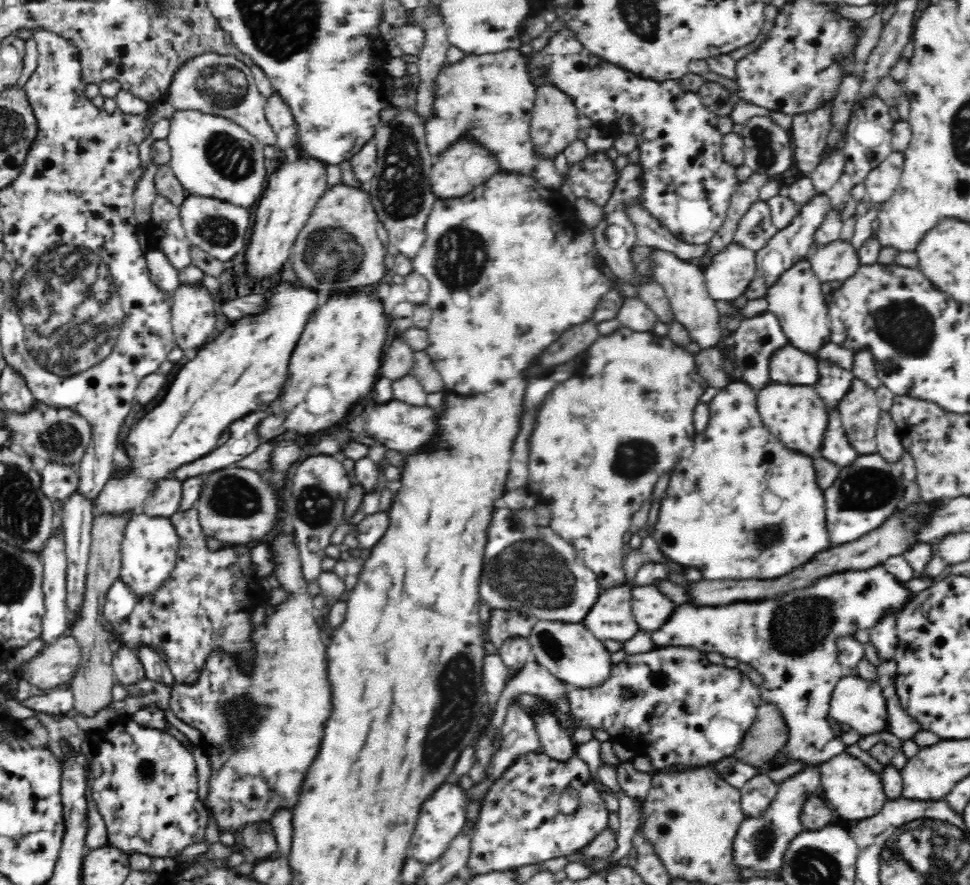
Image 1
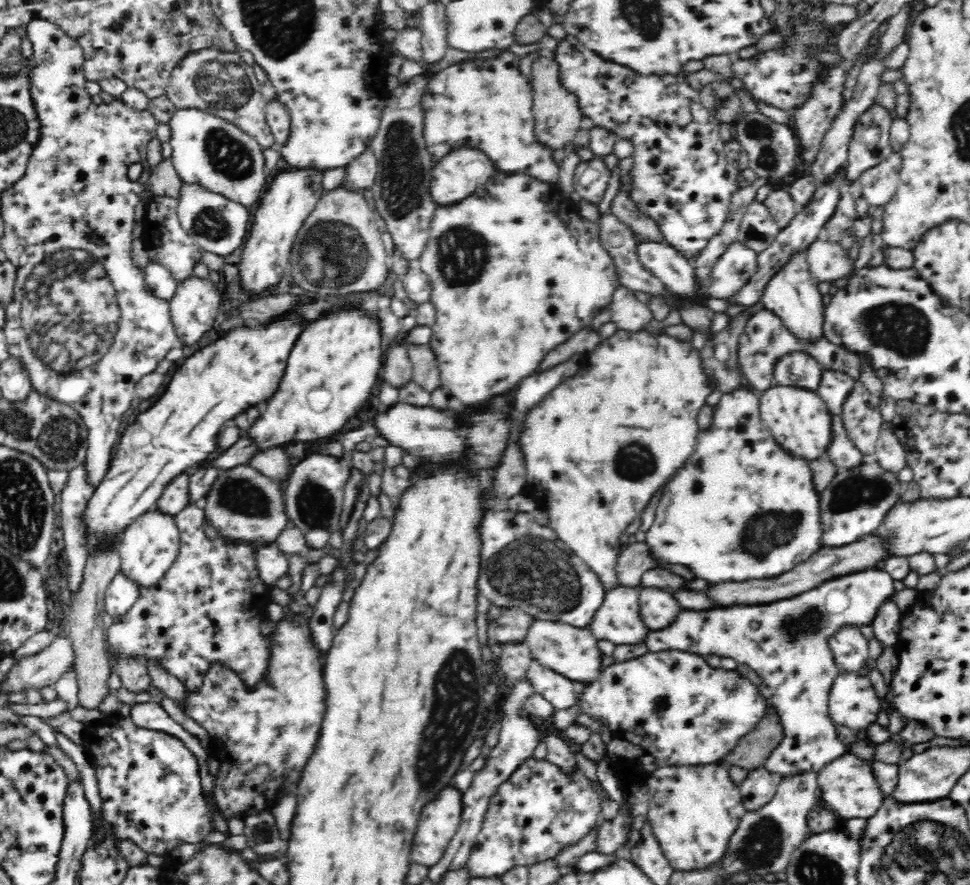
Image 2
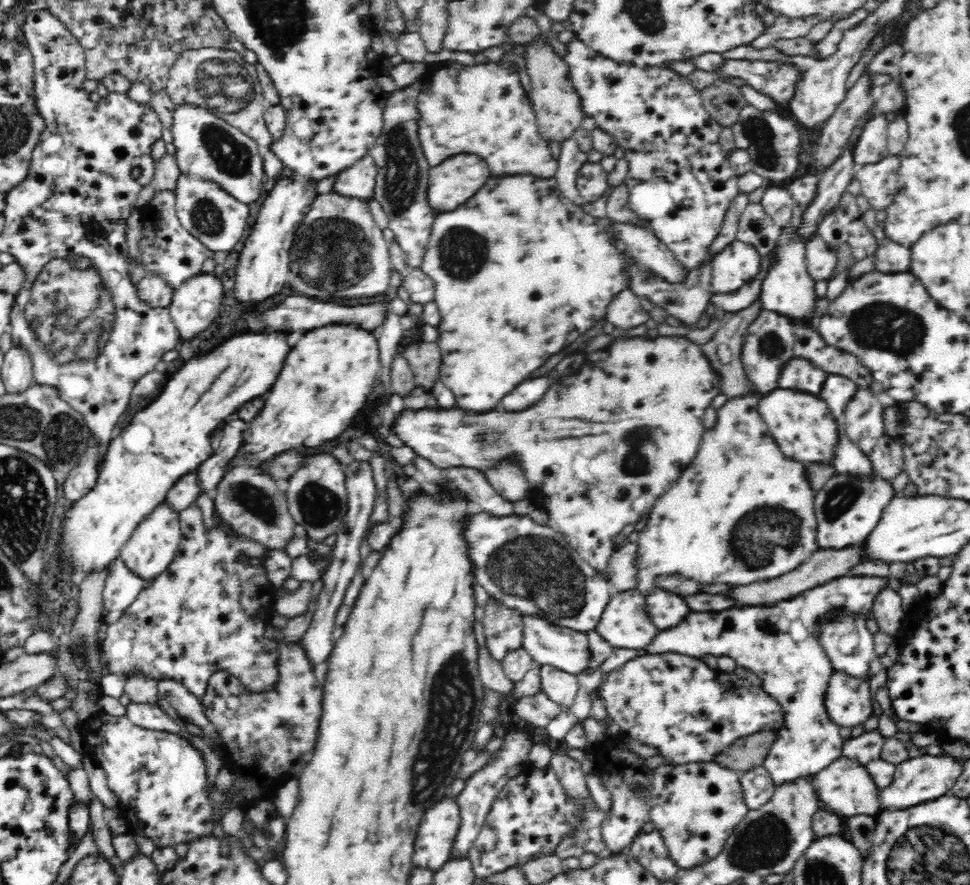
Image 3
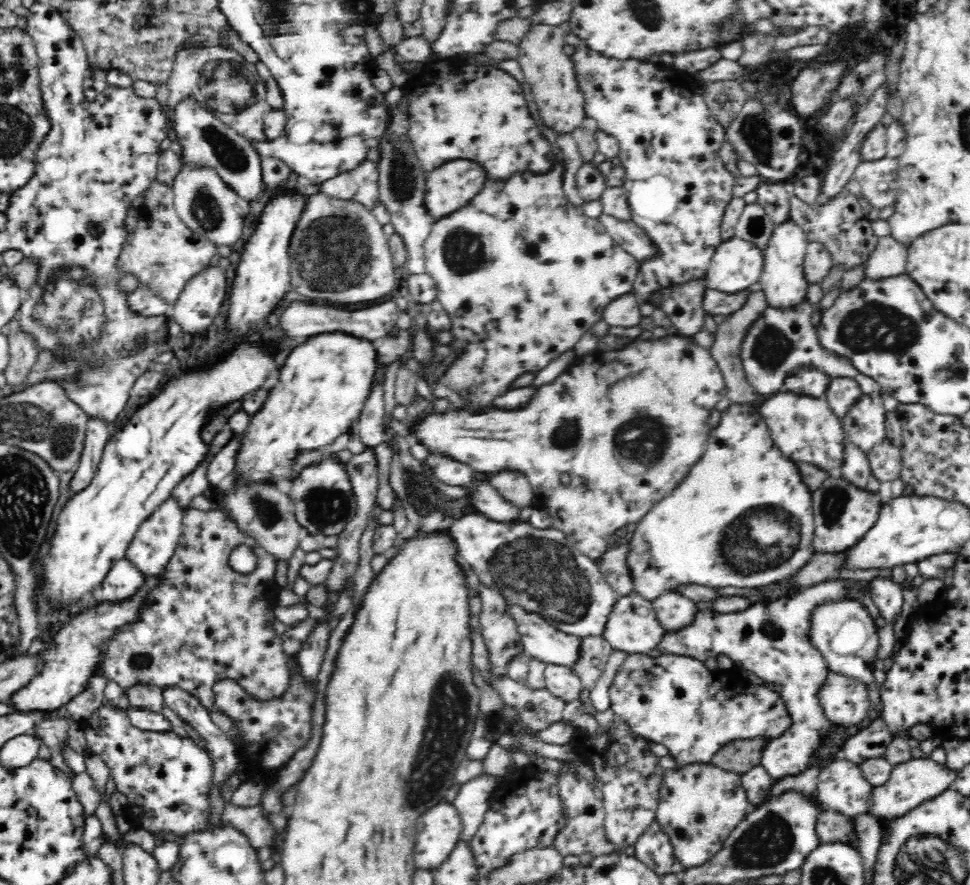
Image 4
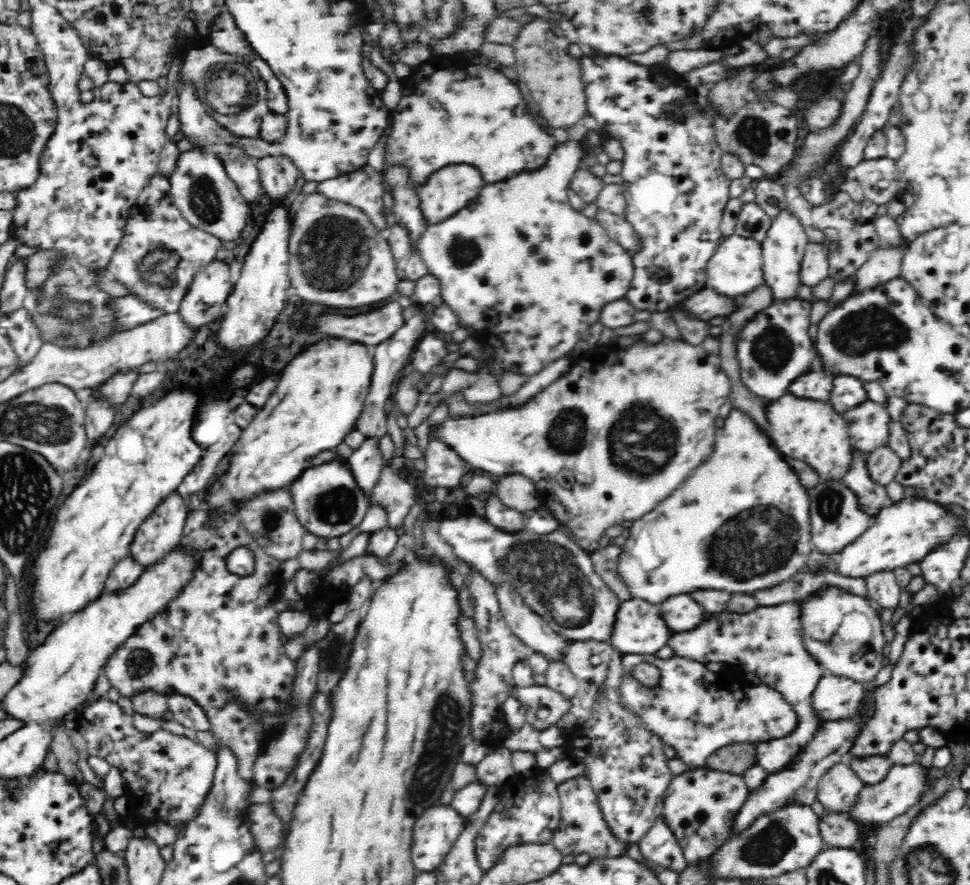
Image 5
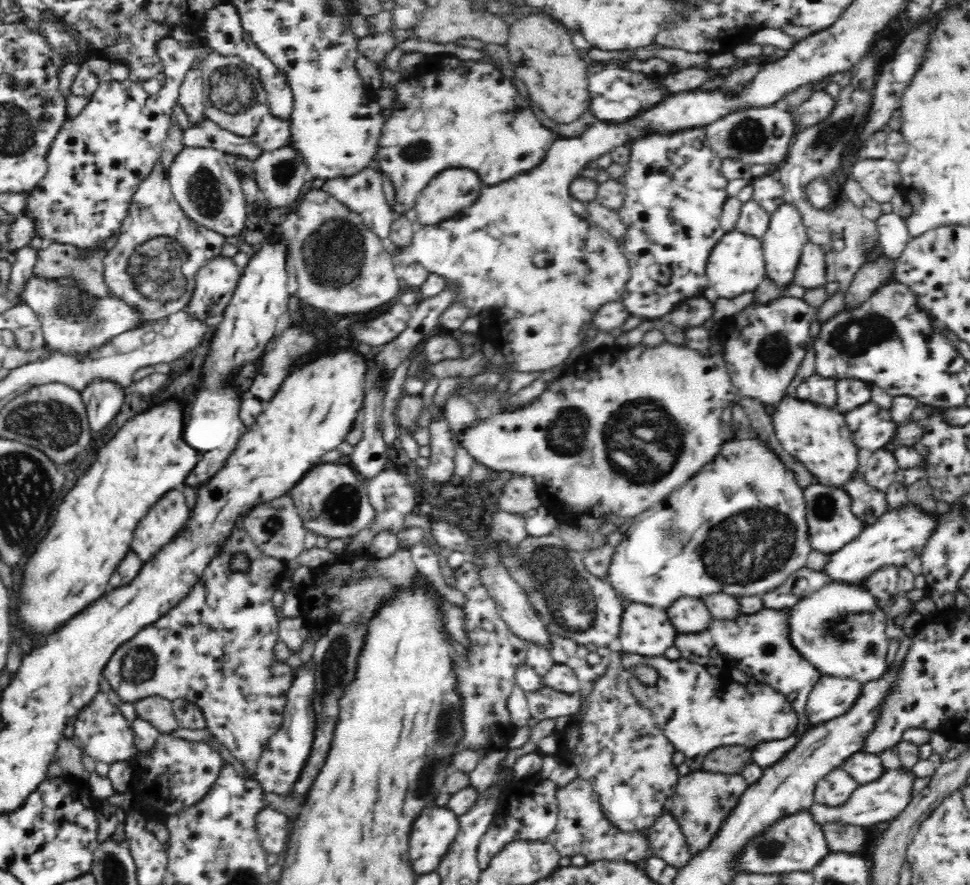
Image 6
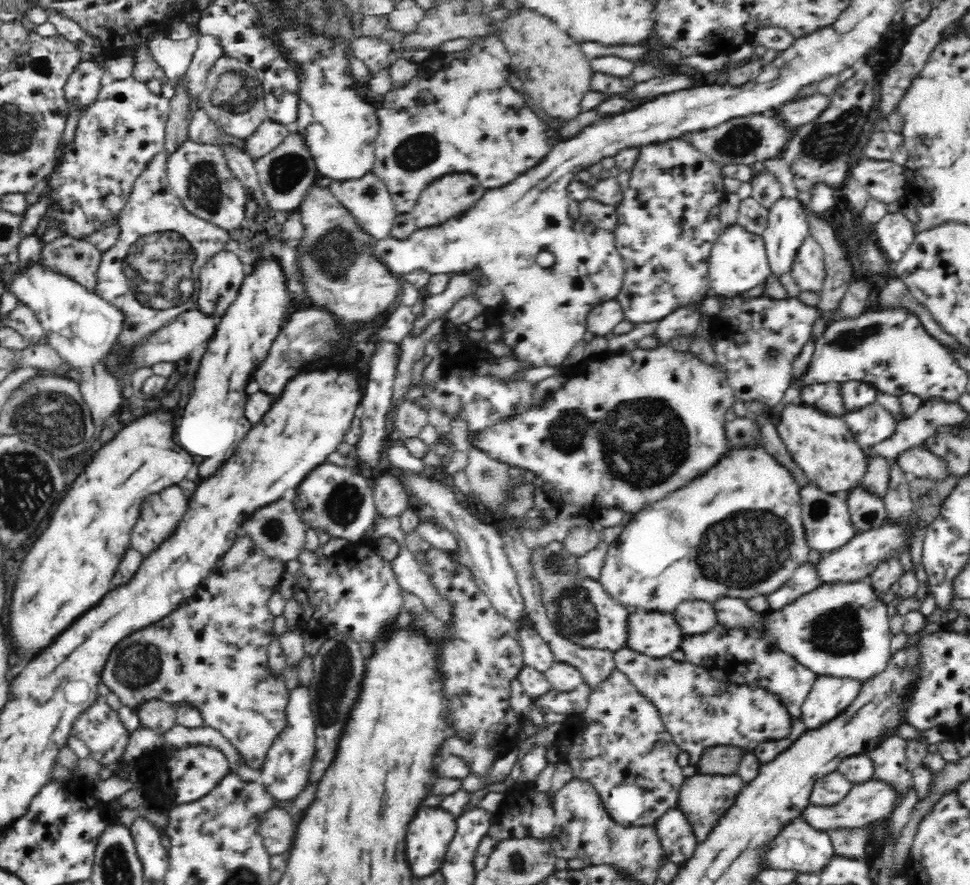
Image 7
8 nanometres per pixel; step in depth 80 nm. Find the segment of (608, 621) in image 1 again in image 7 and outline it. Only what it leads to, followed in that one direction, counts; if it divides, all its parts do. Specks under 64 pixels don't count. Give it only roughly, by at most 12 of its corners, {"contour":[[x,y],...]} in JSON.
{"contour":[[672,614],[628,616],[628,648],[654,658],[681,649]]}

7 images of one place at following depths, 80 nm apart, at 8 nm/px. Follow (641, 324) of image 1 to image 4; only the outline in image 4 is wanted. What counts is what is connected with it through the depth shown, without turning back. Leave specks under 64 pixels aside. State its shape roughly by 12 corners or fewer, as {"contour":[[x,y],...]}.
{"contour":[[631,293],[603,310],[609,327],[640,325],[640,304]]}

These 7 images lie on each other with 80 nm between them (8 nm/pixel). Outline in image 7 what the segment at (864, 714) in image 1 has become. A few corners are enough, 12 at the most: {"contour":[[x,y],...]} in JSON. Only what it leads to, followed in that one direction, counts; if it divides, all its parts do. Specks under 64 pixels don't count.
{"contour":[[817,678],[801,709],[819,730],[858,697],[862,681]]}

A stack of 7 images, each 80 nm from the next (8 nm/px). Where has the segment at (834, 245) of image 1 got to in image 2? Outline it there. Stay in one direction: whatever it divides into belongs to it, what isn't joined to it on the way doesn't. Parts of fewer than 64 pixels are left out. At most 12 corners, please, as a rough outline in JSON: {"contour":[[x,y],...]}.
{"contour":[[819,237],[807,247],[819,282],[844,281],[854,260],[838,242]]}

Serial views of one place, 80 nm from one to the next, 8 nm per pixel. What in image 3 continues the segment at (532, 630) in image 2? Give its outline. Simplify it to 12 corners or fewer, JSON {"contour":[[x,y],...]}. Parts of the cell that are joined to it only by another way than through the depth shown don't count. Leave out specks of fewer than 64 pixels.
{"contour":[[521,615],[523,648],[542,665],[577,676],[586,634]]}

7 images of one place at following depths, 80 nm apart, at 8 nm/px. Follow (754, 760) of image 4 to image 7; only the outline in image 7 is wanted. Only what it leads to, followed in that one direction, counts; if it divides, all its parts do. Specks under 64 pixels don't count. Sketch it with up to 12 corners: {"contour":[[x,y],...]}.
{"contour":[[707,747],[696,763],[702,775],[734,775],[743,750]]}

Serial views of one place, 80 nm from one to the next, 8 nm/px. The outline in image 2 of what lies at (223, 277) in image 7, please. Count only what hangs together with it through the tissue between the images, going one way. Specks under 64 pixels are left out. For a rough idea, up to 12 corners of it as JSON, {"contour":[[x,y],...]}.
{"contour":[[208,277],[177,284],[176,335],[193,346],[213,328],[222,296]]}

